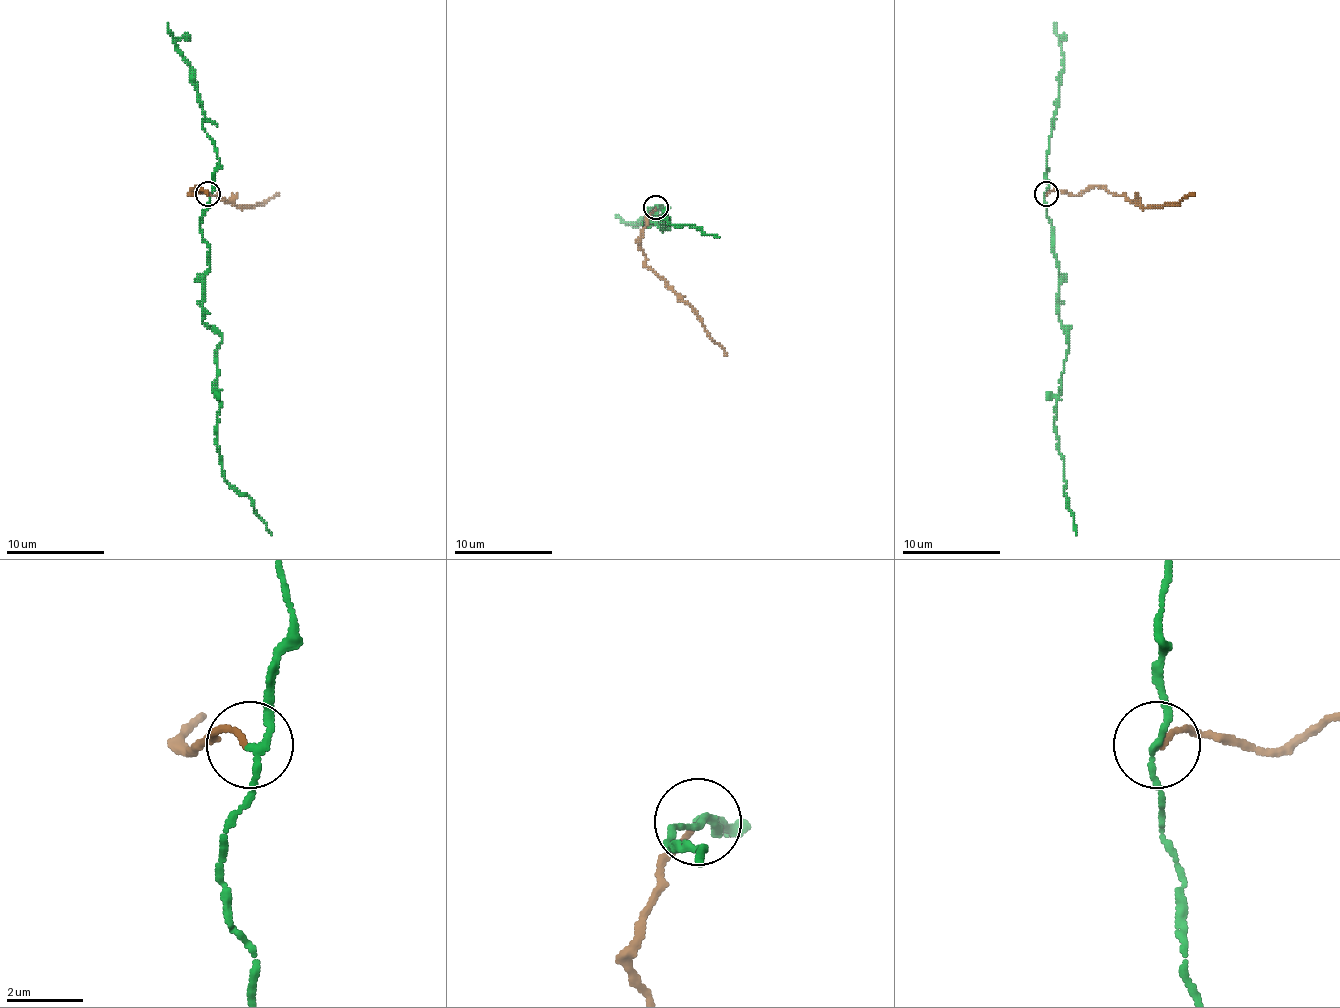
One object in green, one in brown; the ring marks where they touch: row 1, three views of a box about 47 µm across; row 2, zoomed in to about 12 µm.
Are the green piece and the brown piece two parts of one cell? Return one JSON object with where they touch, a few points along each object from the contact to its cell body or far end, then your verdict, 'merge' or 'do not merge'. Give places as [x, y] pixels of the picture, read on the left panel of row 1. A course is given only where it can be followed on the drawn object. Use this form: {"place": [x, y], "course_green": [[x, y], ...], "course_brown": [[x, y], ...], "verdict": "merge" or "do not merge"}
{"place": [208, 193], "course_green": [[207, 193], [200, 225], [210, 259], [202, 321], [222, 338], [217, 451], [222, 476], [251, 500], [271, 535]], "course_brown": [[207, 193], [192, 193], [197, 185], [242, 208], [264, 205], [279, 195]], "verdict": "do not merge"}

